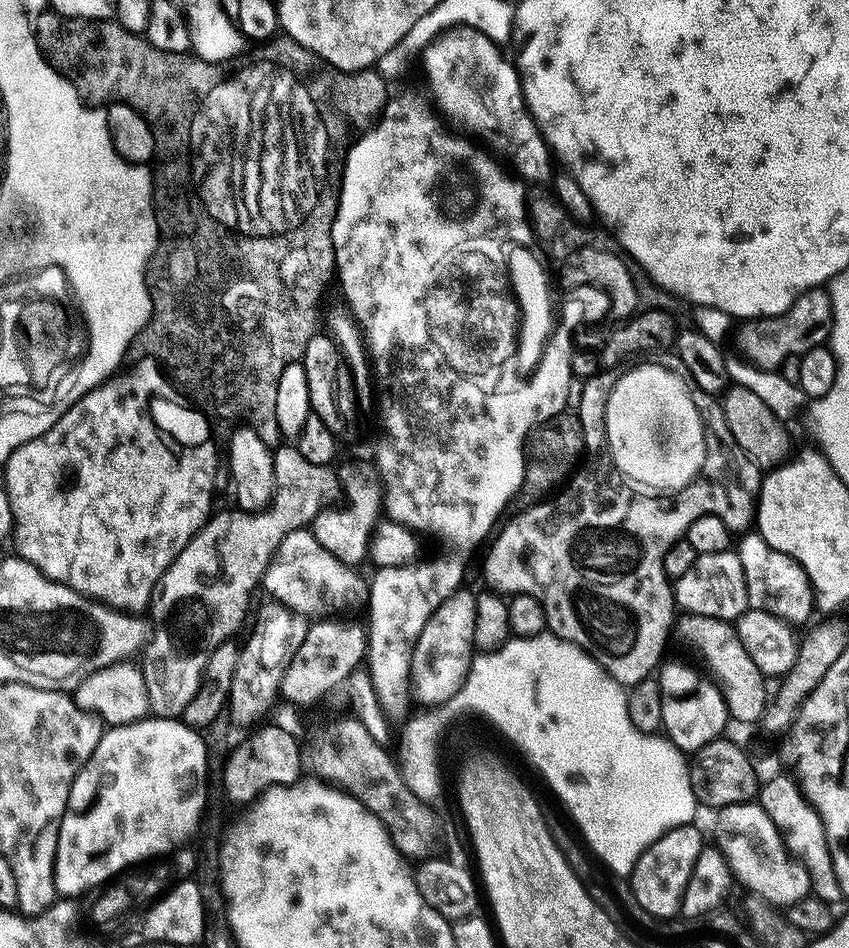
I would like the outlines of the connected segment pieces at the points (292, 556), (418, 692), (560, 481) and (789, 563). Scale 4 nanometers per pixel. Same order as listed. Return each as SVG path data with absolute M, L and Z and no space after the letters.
M299 528L286 534L277 546L268 569L264 572L262 588L269 592L271 599L284 604L305 618L316 618L321 614L332 614L335 608L344 608L347 604L360 604L368 600L370 587L349 565L340 563L321 546L318 538L308 528Z
M456 591L432 609L432 617L422 626L422 634L412 648L412 661L408 667L410 696L420 704L447 705L448 700L464 684L468 665L474 655L474 610L476 596L473 593Z
M565 410L541 423L526 441L524 481L520 483L520 490L514 497L515 511L525 512L541 500L551 497L571 477L583 452L584 435L580 430L579 415Z
M759 534L748 535L739 537L738 555L742 564L749 608L774 614L793 626L801 626L800 624L804 623L807 625L807 620L811 618L812 612L814 613L814 597L806 574L796 561L774 550Z

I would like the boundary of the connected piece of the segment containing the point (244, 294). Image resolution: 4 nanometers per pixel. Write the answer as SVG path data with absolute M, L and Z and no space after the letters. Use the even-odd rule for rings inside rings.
M45 10L35 13L34 31L36 45L48 65L72 83L81 100L92 106L100 106L105 102L129 104L138 110L138 114L142 114L142 118L146 118L154 134L156 155L152 168L152 208L156 212L158 239L152 259L144 269L144 284L152 299L152 316L140 333L138 344L148 351L145 353L161 369L172 368L172 376L176 376L176 380L180 380L180 388L184 388L184 398L192 404L198 400L212 400L212 396L228 396L228 408L240 408L240 412L248 412L248 416L256 420L256 428L260 428L260 438L265 447L273 450L281 447L278 414L272 416L272 404L275 405L278 399L278 396L272 396L272 384L278 384L276 372L282 372L287 364L303 361L310 338L317 335L316 306L336 267L336 255L332 249L332 217L336 211L332 209L335 194L328 192L328 180L324 180L324 148L316 152L316 140L312 140L312 146L306 146L309 140L308 128L298 136L302 138L298 142L302 142L304 150L298 152L298 156L280 158L280 84L272 84L272 88L268 88L268 96L264 96L264 76L280 76L280 72L272 72L272 68L248 68L248 72L236 72L236 76L220 76L220 72L216 72L216 64L188 52L158 50L158 46L154 46L143 35L123 28L115 18L82 20L61 16L55 10ZM264 104L268 104L268 132L264 132ZM260 336L264 336L264 340L268 340L268 348L272 348L272 352L268 352L268 360L260 360Z

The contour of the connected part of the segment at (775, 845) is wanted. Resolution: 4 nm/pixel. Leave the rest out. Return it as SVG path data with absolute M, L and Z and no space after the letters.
M759 802L727 804L719 809L720 841L718 847L728 860L733 877L748 887L753 896L761 896L773 906L787 906L809 895L810 878L800 861L784 845L780 832L770 822Z

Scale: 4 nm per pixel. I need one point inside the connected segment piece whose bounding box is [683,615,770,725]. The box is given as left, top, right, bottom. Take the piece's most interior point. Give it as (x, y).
(742, 683)

